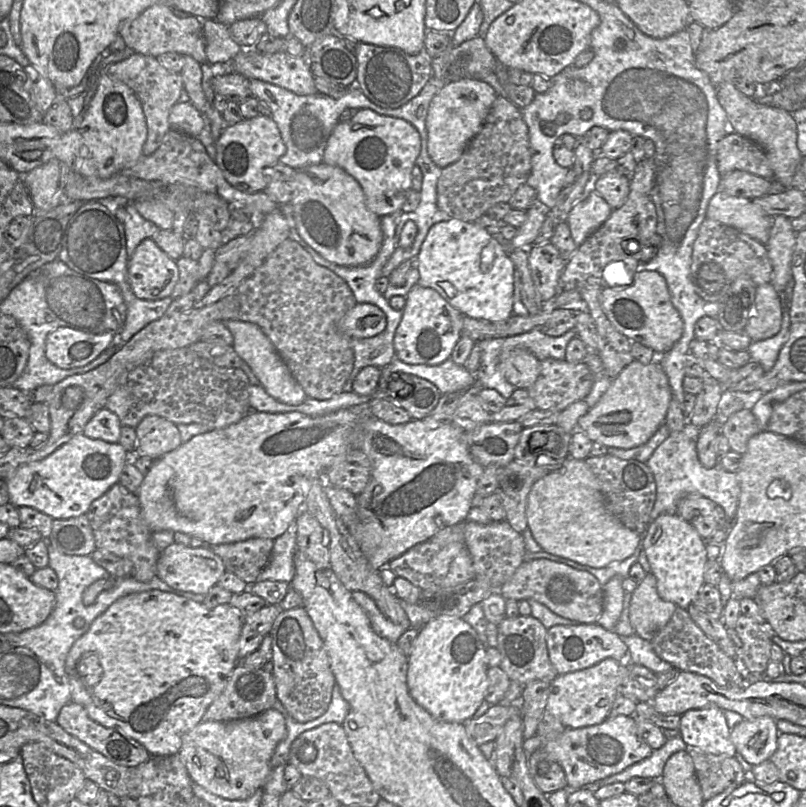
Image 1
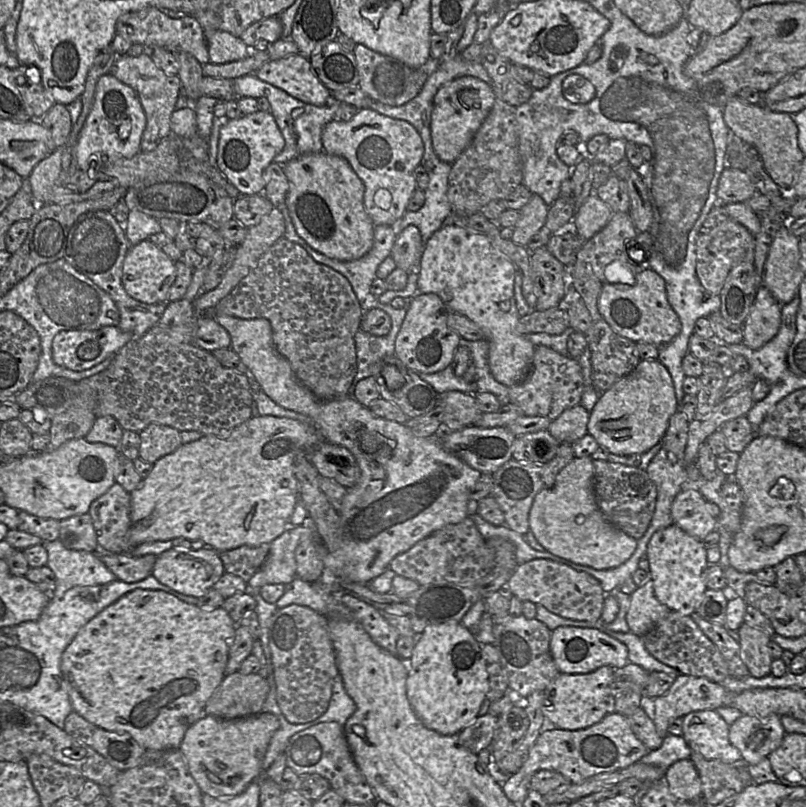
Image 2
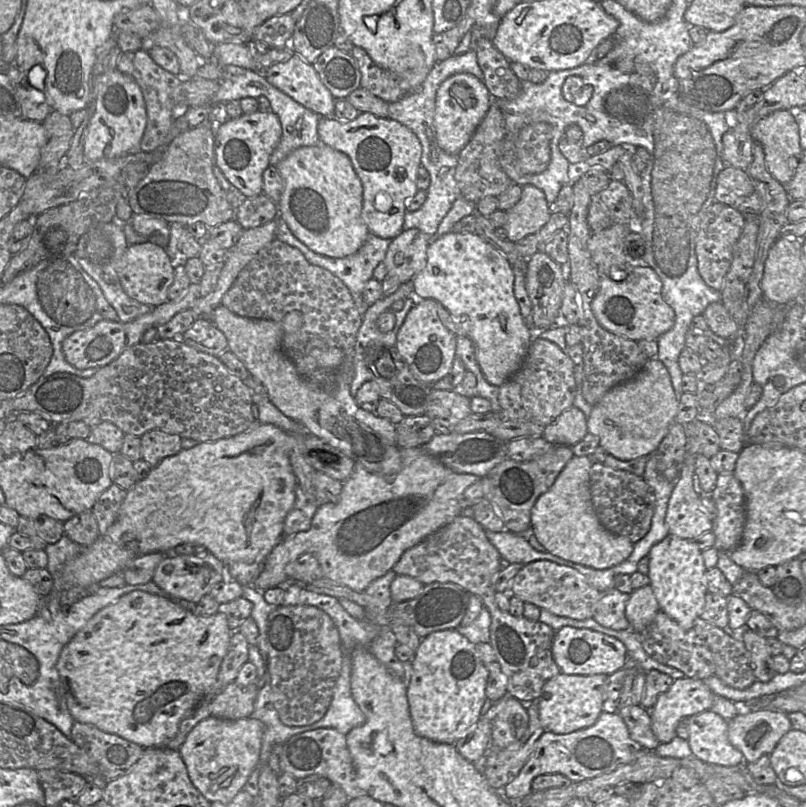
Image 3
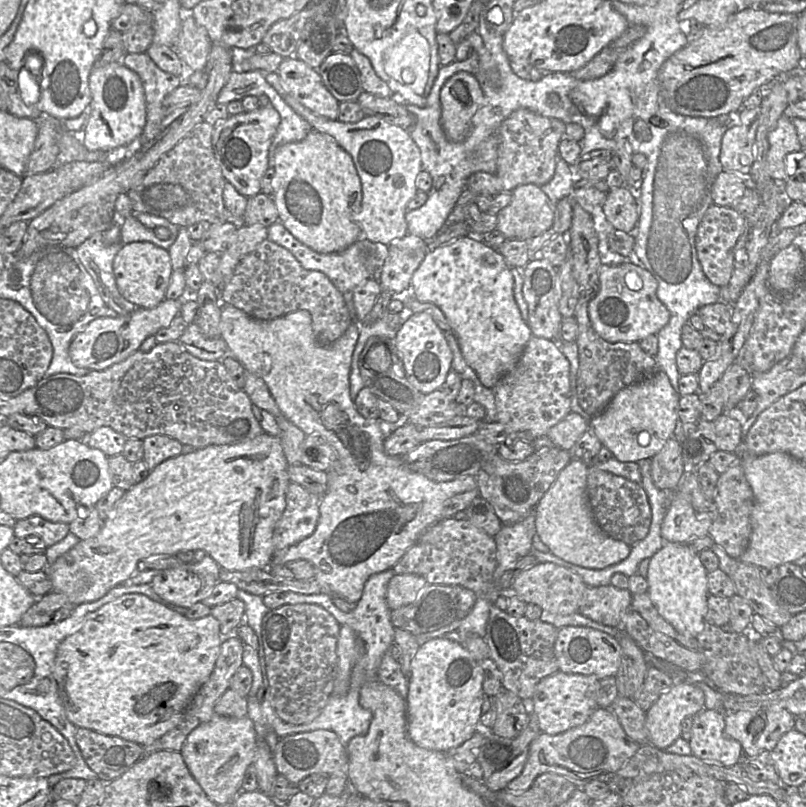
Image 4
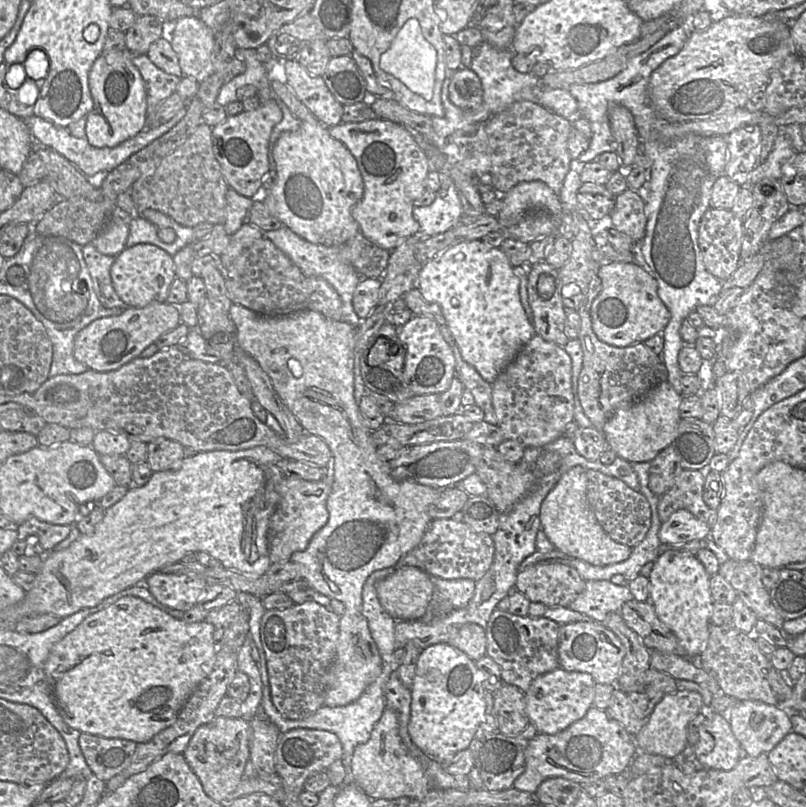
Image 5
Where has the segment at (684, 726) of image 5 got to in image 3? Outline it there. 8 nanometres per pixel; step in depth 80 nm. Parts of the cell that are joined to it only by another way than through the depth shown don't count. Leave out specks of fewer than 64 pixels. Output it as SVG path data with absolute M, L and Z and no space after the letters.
M680 678L674 680L667 691L660 694L652 709L649 709L651 716L651 727L654 735L660 743L668 743L676 735L676 728L682 718L689 718L692 715L710 710L714 701L714 692L701 679Z

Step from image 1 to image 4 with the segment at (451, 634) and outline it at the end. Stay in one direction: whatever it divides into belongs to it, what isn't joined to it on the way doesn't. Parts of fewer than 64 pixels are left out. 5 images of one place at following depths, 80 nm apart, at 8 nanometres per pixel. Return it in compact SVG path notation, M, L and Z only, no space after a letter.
M434 638L421 645L409 676L407 732L419 747L447 753L477 731L484 702L483 669L459 642Z

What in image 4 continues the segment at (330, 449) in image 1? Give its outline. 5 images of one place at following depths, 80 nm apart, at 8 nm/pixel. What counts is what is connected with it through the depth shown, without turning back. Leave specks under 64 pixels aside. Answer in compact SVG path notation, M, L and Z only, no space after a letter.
M265 432L245 442L231 445L209 445L201 449L196 449L192 453L180 454L163 461L150 471L145 480L135 483L124 493L121 499L114 505L107 519L103 522L100 531L94 537L79 540L74 547L58 557L53 564L48 565L42 570L46 571L49 577L52 592L66 595L73 605L93 602L104 596L110 589L128 581L137 568L138 562L144 558L152 555L175 556L180 551L203 550L222 570L244 571L251 568L268 569L274 555L273 533L275 525L286 508L286 490L291 482L287 472L288 466L280 438Z

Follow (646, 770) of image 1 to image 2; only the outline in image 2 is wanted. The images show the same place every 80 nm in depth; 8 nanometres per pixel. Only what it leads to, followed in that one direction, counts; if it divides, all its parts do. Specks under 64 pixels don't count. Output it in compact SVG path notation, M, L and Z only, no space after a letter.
M668 734L658 749L651 750L640 760L641 763L654 765L667 770L678 760L690 759L692 750L682 736Z

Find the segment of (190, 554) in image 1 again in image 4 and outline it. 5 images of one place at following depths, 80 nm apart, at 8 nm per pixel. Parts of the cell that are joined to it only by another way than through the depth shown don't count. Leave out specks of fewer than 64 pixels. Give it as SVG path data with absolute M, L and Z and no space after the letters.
M206 554L202 560L179 563L178 566L160 571L149 583L154 592L164 600L188 609L206 598L219 581L219 565Z

